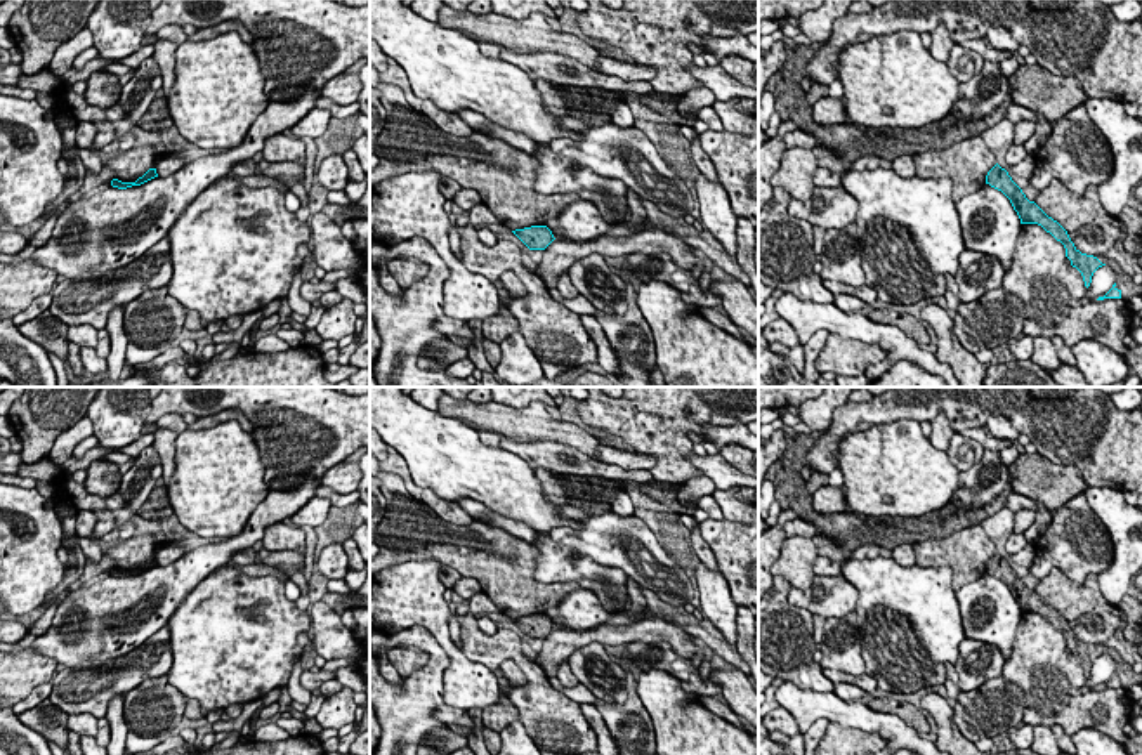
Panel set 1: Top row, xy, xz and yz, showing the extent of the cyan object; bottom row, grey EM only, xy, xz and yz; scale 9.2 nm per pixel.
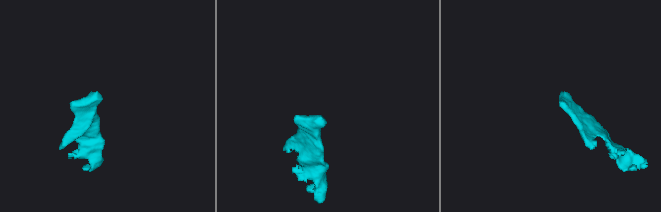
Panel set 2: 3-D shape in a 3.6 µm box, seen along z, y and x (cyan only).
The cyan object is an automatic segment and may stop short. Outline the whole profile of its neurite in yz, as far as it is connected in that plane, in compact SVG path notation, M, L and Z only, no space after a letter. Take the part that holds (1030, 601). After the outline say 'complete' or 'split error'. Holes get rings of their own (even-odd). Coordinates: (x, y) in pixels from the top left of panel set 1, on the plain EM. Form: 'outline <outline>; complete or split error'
outline M998 552L988 561L986 573L1001 580L1010 588L1021 613L1038 613L1064 634L1066 646L1071 649L1071 654L1081 661L1085 675L1088 677L1093 661L1106 653L1093 644L1081 642L1071 630L1067 620L1057 609L1048 606L1034 590L1029 590L1008 561Z; complete

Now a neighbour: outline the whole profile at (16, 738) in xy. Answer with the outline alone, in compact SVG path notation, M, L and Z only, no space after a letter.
M0 708L0 755L52 755L49 741L26 727L12 708Z

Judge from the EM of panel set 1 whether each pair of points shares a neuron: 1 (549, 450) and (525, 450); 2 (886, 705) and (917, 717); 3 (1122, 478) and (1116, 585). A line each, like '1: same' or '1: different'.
1: same
2: same
3: different

